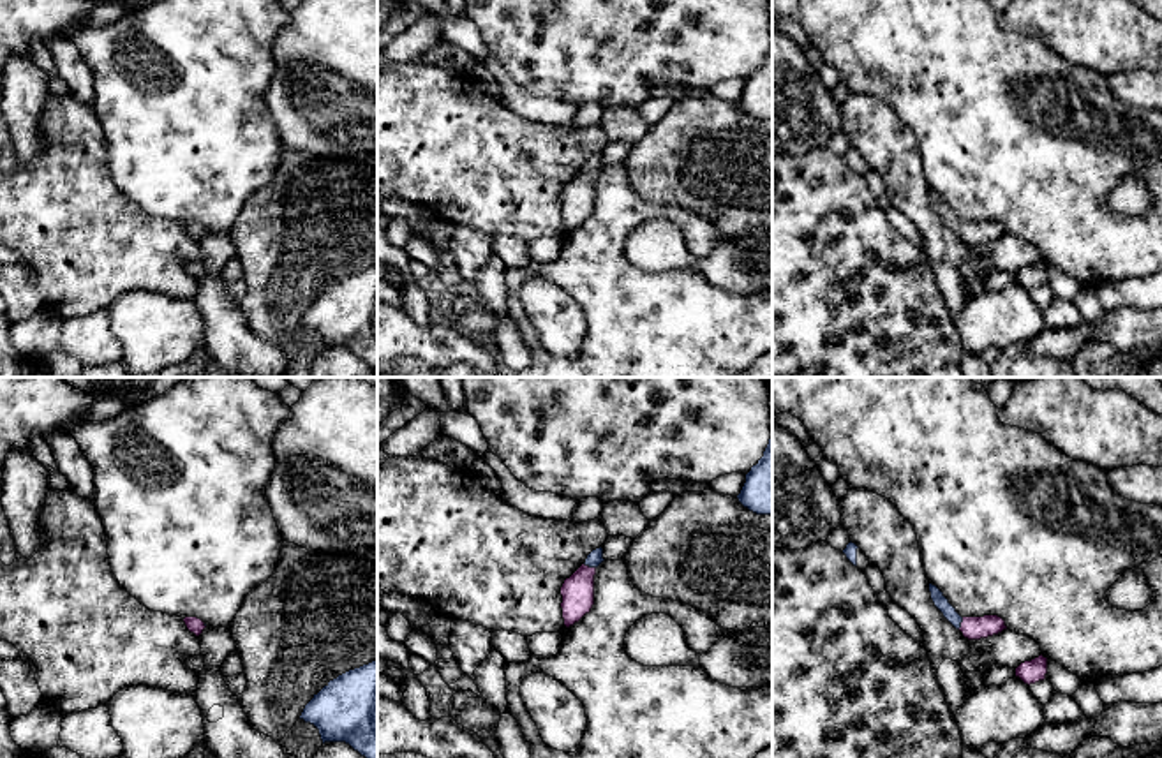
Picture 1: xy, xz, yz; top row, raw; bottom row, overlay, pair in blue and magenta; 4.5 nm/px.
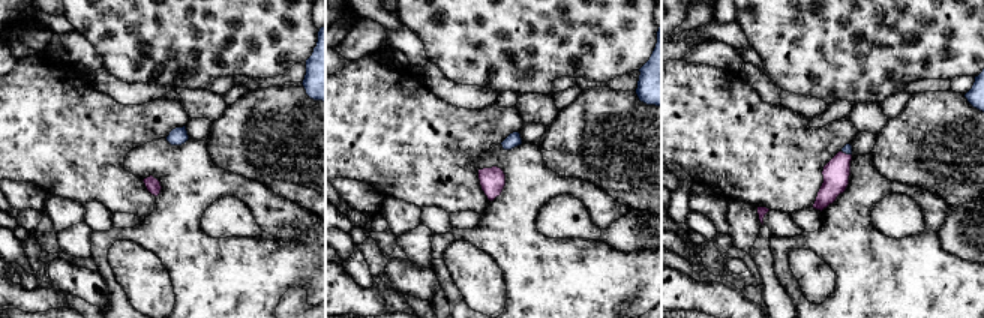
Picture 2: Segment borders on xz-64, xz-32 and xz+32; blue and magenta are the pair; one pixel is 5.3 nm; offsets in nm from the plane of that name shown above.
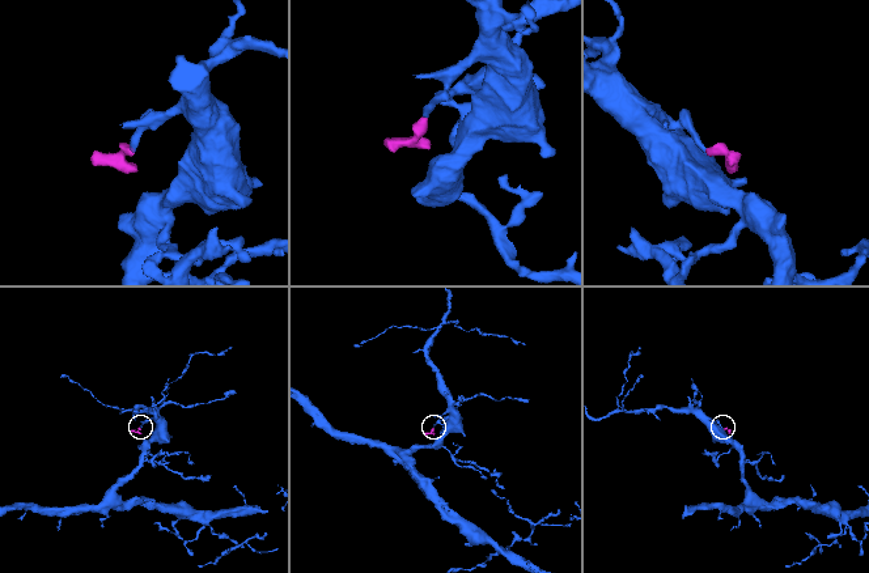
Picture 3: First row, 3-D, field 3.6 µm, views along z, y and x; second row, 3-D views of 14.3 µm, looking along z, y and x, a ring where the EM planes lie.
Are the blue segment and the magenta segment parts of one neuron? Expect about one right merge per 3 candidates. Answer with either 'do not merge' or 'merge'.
merge

